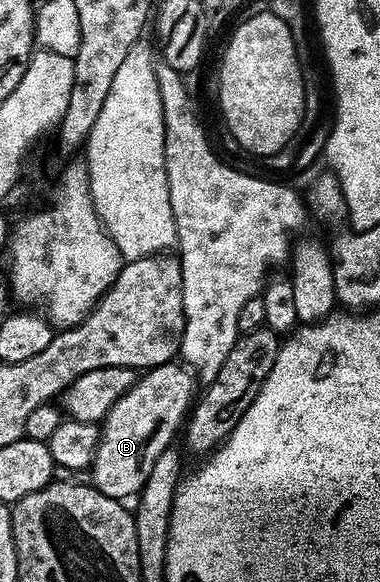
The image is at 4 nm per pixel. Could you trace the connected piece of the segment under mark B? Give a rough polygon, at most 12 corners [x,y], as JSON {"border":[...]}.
{"border":[[183,363],[147,369],[110,406],[90,469],[124,502],[173,447],[198,388]]}

